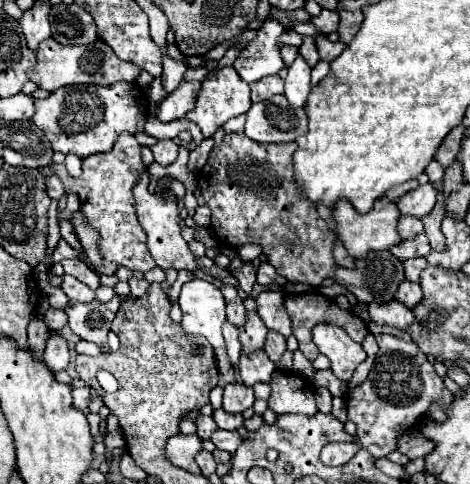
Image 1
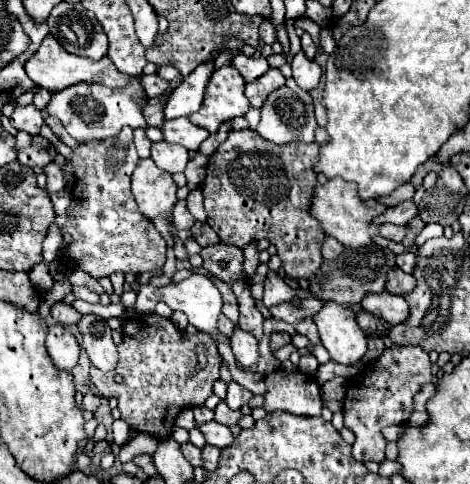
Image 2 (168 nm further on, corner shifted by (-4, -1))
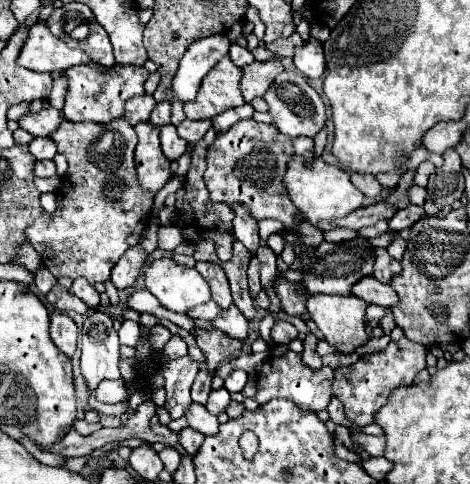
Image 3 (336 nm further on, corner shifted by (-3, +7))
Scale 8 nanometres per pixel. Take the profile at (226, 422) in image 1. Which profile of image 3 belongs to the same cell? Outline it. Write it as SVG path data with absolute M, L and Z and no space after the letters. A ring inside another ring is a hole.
M219 388L219 390L211 390L211 394L209 394L207 402L205 402L205 408L207 408L211 414L217 416L217 414L225 412L225 408L227 408L229 402L231 402L229 392L227 392L225 388Z

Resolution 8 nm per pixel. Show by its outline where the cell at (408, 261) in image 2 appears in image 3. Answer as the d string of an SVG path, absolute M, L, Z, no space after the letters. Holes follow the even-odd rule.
M393 234L391 242L389 242L389 246L387 246L387 252L389 252L391 258L401 260L401 256L403 256L403 252L405 252L405 240L403 240L401 234Z

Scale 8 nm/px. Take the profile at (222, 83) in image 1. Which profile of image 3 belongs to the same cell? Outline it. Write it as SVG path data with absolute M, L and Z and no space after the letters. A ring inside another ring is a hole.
M225 56L215 64L215 68L205 76L197 98L185 104L185 114L189 120L215 118L217 114L245 104L239 90L241 70Z

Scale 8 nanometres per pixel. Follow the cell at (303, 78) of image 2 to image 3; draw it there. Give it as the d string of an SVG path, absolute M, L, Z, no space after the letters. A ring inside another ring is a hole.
M311 36L303 46L295 48L293 62L295 68L307 78L319 78L325 72L325 56L321 42Z

